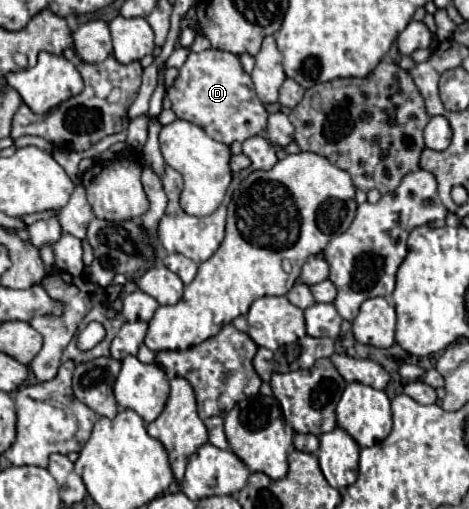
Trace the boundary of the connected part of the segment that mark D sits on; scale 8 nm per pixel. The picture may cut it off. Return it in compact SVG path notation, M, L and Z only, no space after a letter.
M206 49L200 53L190 51L174 85L166 91L166 97L172 101L172 109L178 119L196 123L212 139L228 147L266 131L268 111L258 101L250 75L242 71L238 57L232 53L222 53L216 49Z

